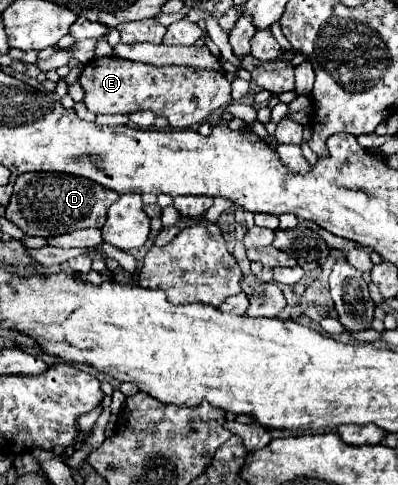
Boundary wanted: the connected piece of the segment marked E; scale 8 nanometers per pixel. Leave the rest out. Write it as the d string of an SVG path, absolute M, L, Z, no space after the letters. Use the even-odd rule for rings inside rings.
M116 55L92 59L78 83L84 89L84 105L94 115L100 113L136 113L142 109L154 115L164 115L172 129L188 129L202 123L212 111L226 107L230 97L230 81L216 69L198 67L156 67L148 63L134 63Z

